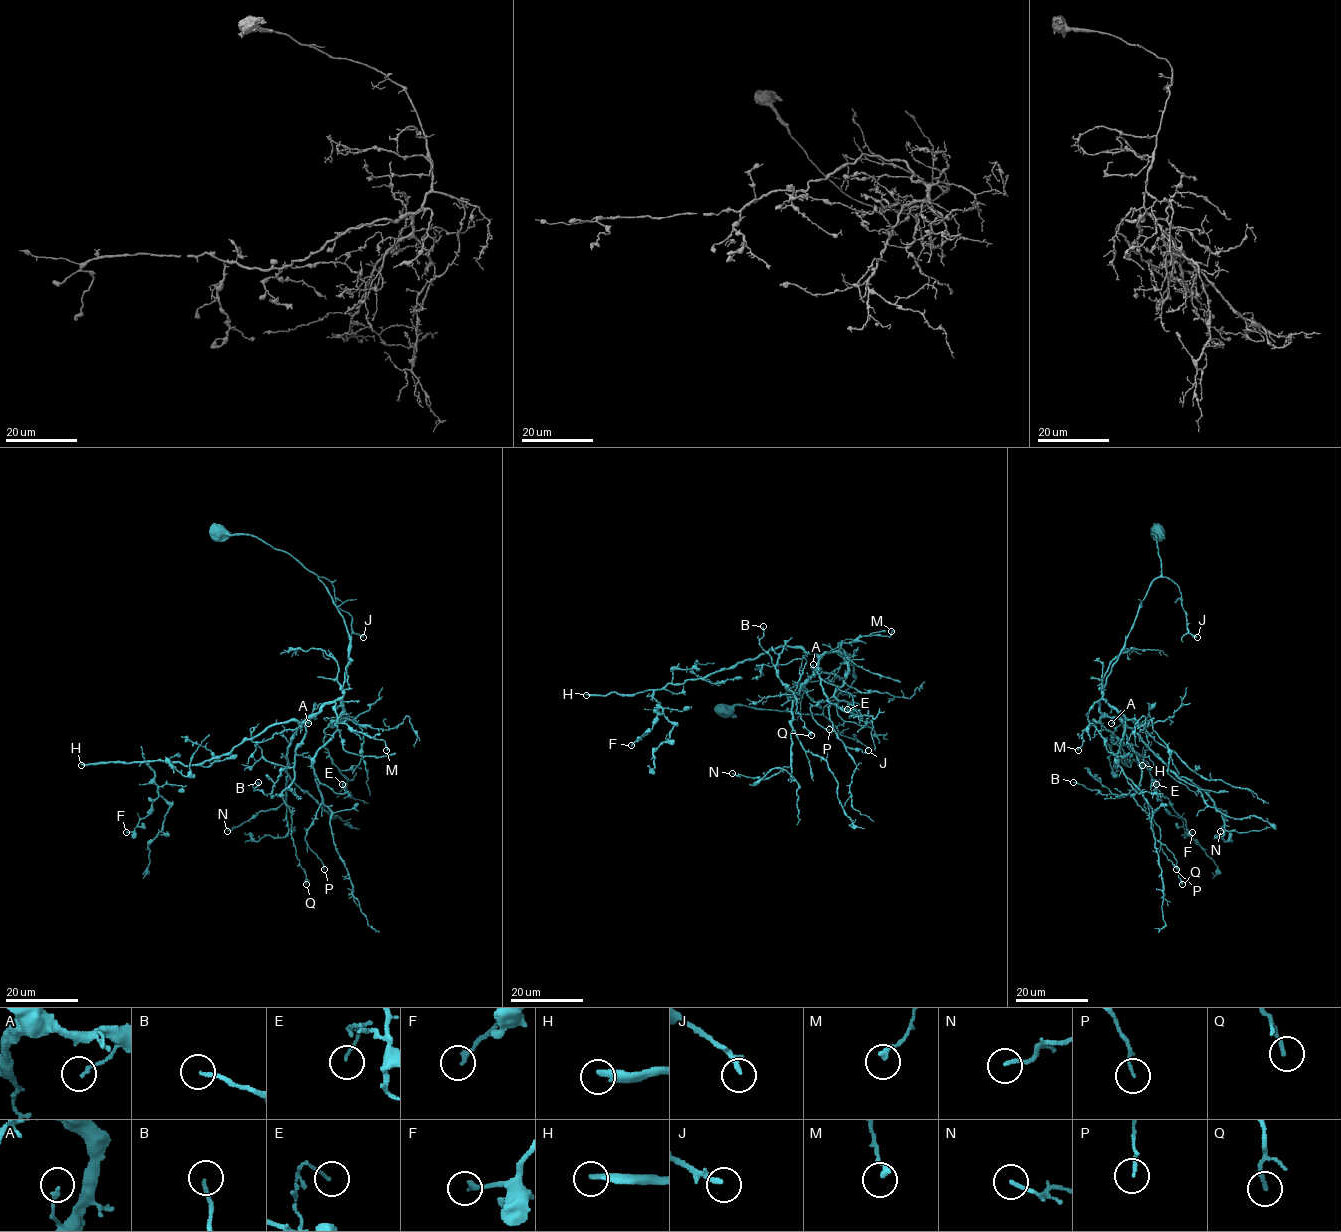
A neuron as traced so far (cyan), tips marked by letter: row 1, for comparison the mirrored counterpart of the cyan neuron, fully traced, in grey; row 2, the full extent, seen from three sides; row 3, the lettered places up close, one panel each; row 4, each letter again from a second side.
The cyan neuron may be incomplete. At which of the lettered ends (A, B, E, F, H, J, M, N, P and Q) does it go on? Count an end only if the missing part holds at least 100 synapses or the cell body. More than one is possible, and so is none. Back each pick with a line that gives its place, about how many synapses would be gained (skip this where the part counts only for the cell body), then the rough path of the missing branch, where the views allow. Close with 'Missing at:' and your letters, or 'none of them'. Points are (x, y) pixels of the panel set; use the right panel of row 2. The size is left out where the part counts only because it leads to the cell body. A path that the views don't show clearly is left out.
H: (1142, 765) | 160 syn | (1142, 765), (1149, 771), (1144, 780), (1134, 779), (1126, 773), (1100, 777), (1092, 776), (1087, 769), (1095, 760)
Missing at: H

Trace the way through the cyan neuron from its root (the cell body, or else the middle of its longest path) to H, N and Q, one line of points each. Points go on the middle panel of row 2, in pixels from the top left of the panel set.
H: (722, 709), (746, 705), (821, 714), (854, 681), (854, 668), (840, 652), (779, 647), (659, 689), (586, 695)
N: (722, 709), (821, 714), (854, 668), (826, 652), (800, 688), (789, 766), (765, 779), (732, 773)
Q: (722, 709), (821, 714), (854, 681), (840, 652), (822, 657), (799, 695), (787, 687), (811, 735)

